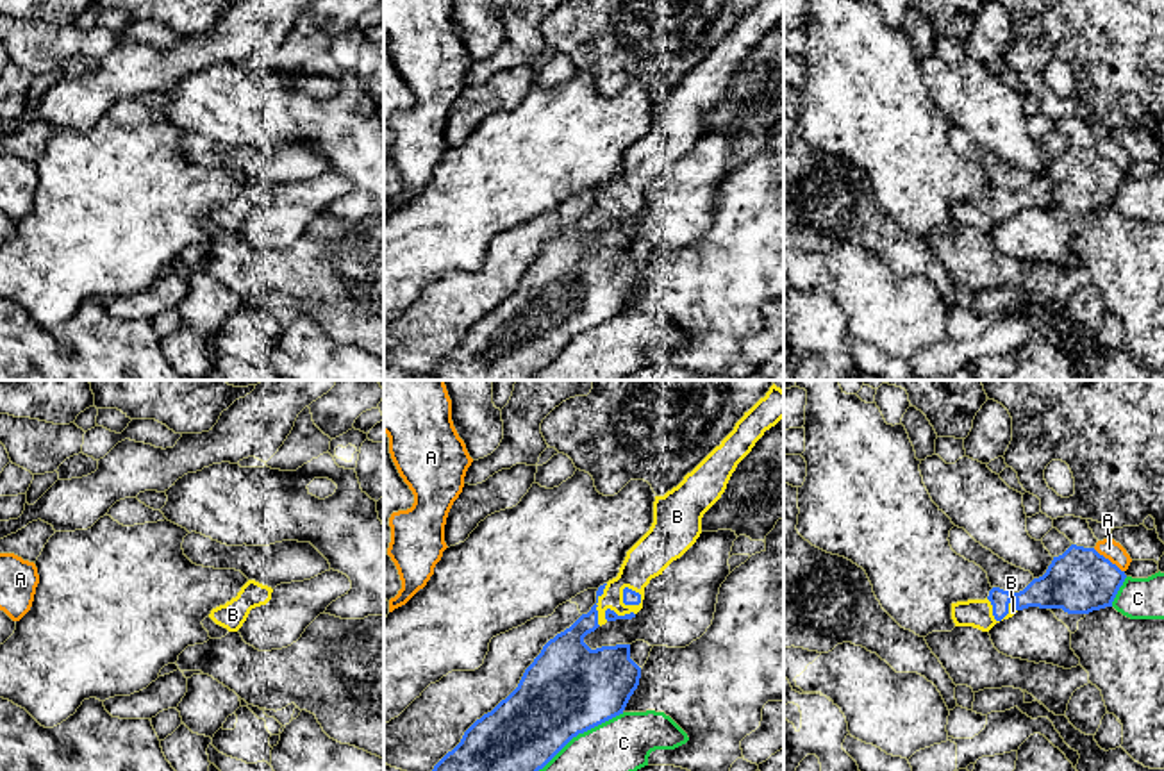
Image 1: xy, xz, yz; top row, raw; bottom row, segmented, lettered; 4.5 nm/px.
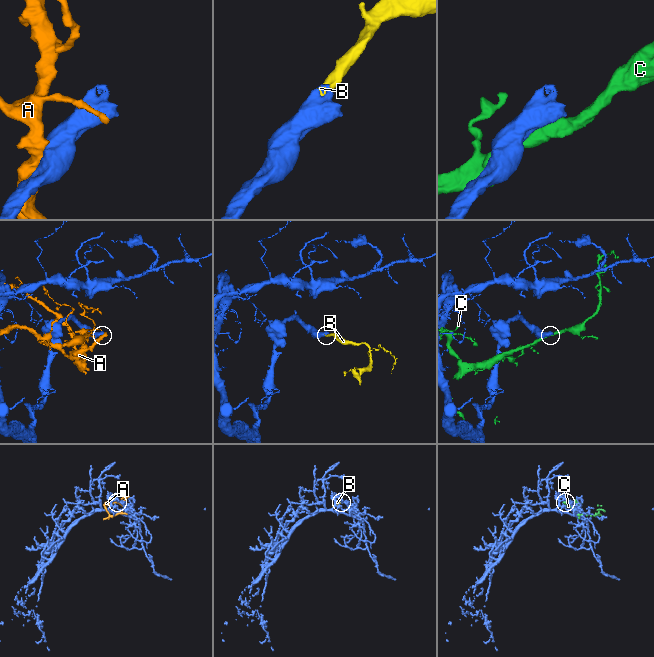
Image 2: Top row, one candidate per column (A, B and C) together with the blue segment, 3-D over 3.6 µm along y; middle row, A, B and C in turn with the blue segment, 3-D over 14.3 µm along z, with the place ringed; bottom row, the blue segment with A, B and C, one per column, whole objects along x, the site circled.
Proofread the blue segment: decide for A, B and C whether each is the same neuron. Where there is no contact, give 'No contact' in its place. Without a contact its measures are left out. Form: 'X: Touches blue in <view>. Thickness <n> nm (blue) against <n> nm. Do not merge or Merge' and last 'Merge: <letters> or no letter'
A: Touches blue in yz. Thickness 300 nm (blue) against 90 nm. Do not merge
B: Touches blue in xz. Thickness 70 nm (blue) against 180 nm. Merge
C: Touches blue in xz. Thickness 400 nm (blue) against 320 nm. Do not merge
Merge: B

